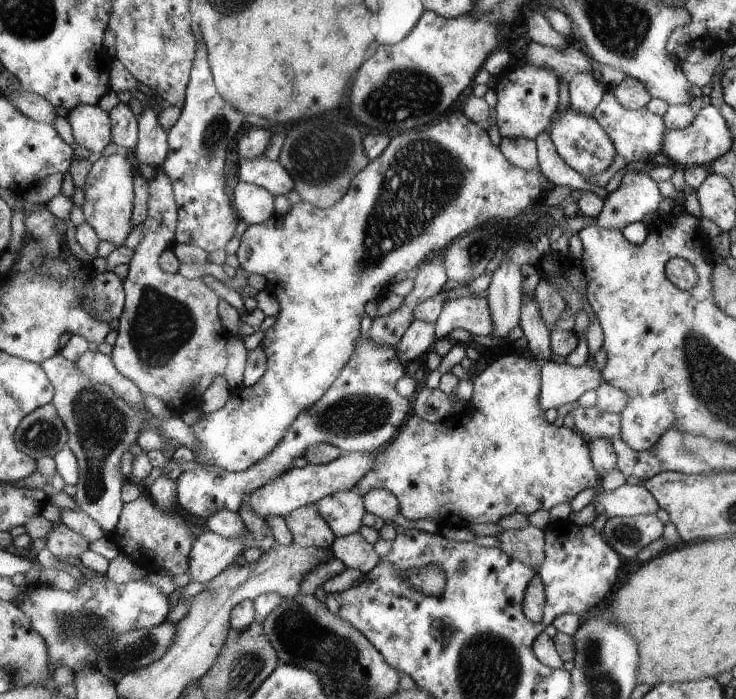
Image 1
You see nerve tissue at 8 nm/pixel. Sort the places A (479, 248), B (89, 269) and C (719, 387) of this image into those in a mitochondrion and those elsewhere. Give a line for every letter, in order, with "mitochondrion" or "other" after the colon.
A: mitochondrion
B: other
C: mitochondrion

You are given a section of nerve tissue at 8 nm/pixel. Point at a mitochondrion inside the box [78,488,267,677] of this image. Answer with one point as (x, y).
(117, 658)

